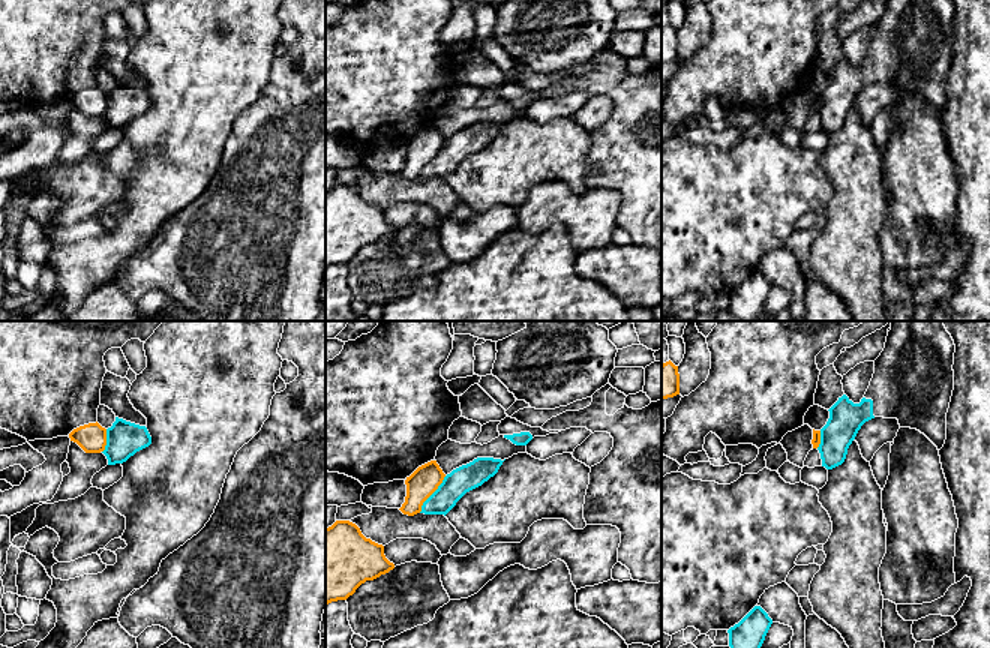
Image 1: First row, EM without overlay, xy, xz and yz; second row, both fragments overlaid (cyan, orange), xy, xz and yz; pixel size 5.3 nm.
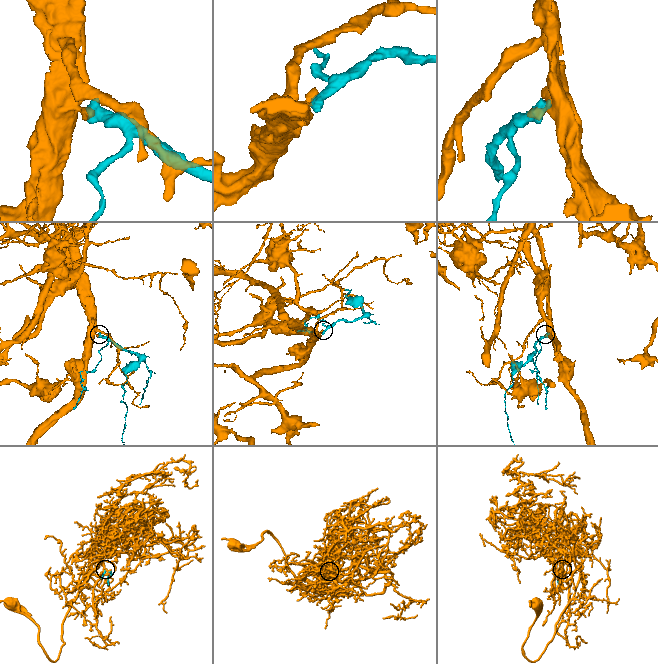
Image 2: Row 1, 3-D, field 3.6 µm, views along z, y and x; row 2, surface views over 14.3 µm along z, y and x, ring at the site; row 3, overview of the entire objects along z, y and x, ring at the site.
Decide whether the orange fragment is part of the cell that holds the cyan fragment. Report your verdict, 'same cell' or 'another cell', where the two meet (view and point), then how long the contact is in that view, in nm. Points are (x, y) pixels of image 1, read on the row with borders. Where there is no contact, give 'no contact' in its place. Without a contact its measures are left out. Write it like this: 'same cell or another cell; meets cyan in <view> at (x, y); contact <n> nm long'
another cell; meets cyan in xz at (432, 494); contact 240 nm long

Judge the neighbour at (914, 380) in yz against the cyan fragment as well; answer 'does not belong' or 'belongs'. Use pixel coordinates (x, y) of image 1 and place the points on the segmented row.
belongs

